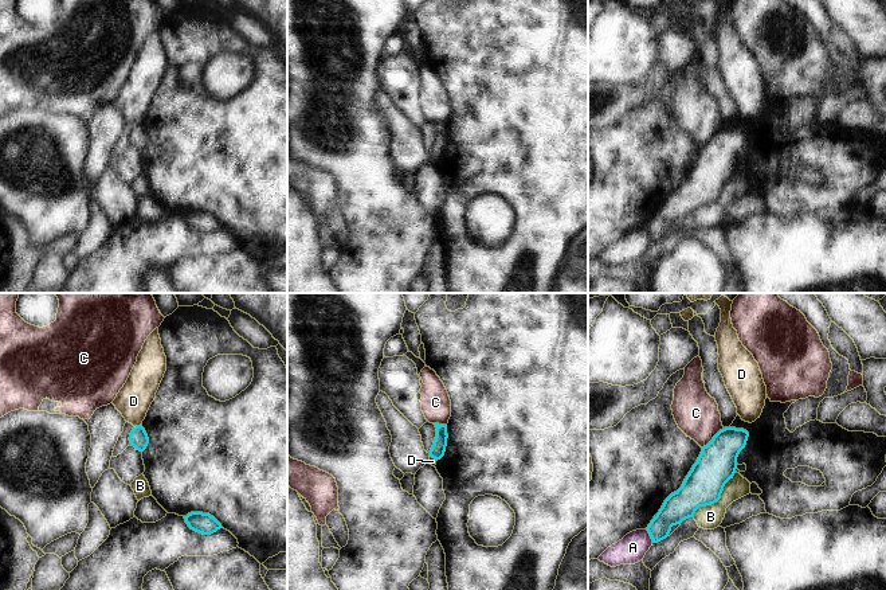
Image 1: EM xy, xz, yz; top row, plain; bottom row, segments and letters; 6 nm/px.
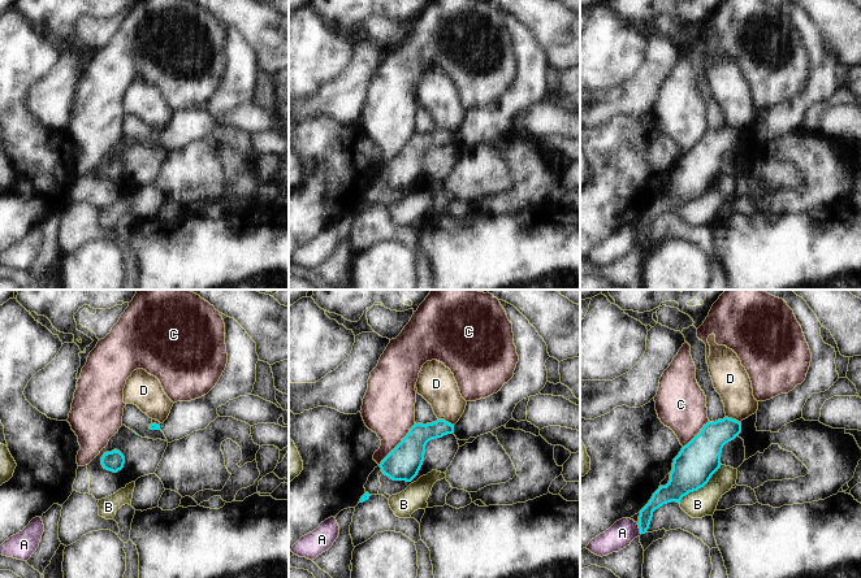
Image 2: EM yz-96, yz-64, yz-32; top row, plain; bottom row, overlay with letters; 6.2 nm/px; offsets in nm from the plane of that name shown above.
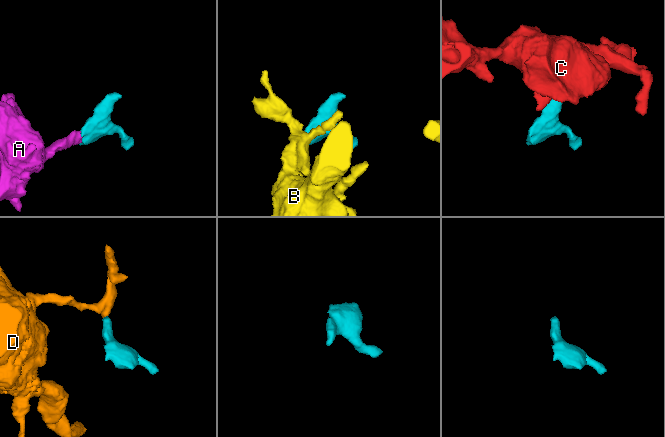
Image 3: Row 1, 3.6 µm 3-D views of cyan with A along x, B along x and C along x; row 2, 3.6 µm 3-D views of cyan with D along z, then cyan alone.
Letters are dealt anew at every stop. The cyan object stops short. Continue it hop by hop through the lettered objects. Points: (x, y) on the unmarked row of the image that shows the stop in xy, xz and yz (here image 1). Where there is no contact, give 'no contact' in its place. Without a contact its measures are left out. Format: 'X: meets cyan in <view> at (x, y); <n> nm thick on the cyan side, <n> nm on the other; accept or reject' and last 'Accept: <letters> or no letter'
A: meets cyan in yz at (650, 234); 180 nm thick on the cyan side, 170 nm on the other; reject
B: meets cyan in yz at (717, 199); 240 nm thick on the cyan side, 140 nm on the other; reject
C: meets cyan in yz at (713, 137); 240 nm thick on the cyan side, 260 nm on the other; reject
D: meets cyan in xy at (137, 125); 110 nm thick on the cyan side, 200 nm on the other; reject
Accept: no letter

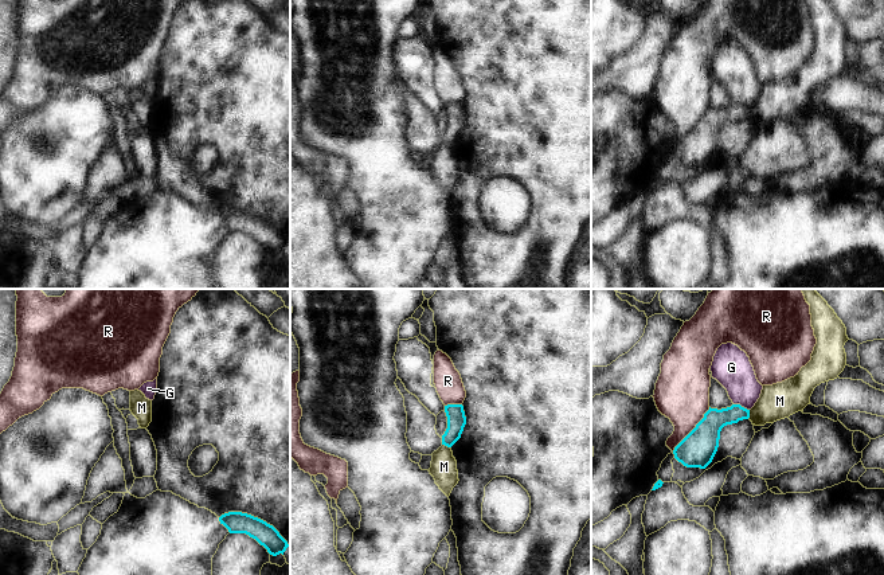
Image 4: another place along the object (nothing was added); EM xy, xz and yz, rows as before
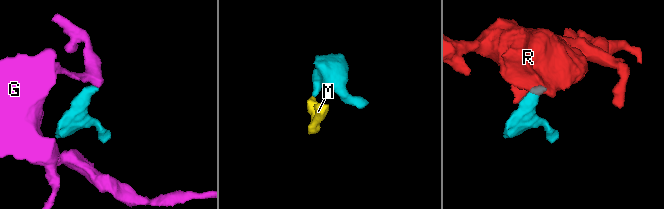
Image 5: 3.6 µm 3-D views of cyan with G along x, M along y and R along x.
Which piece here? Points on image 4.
G: meets cyan in yz at (742, 106); 150 nm thick on the cyan side, 240 nm on the other; reject
M: meets cyan in xz at (446, 144); 110 nm thick on the cyan side, 160 nm on the other; accept
R: meets cyan in yz at (693, 128); 220 nm thick on the cyan side, 320 nm on the other; reject
Accept: M

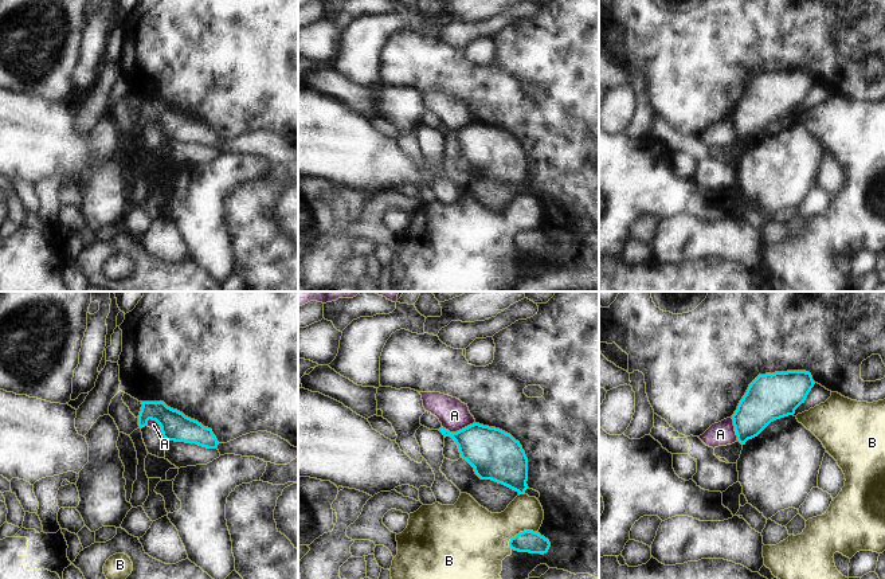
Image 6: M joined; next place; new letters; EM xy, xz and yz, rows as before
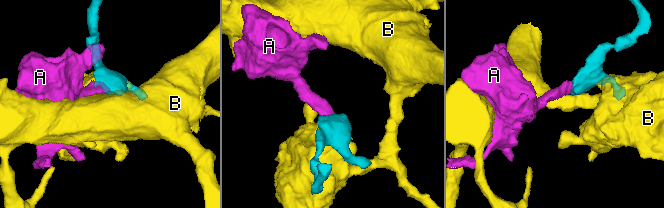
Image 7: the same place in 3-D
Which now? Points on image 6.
A: meets cyan in xz at (459, 129); 300 nm thick on the cyan side, 190 nm on the other; reject
B: meets cyan in xz at (520, 231); 130 nm thick on the cyan side, 360 nm on the other; reject
Accept: no letter

